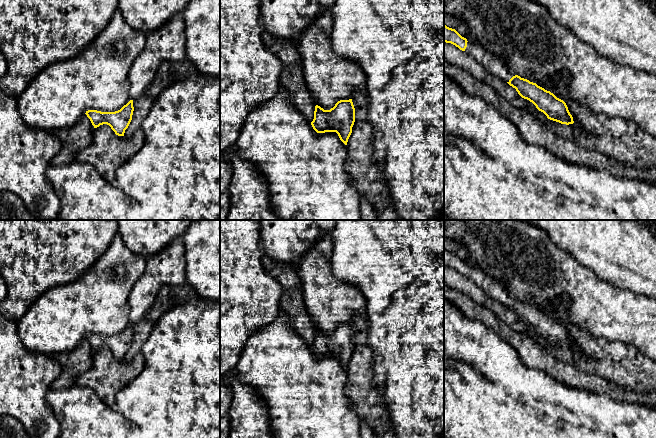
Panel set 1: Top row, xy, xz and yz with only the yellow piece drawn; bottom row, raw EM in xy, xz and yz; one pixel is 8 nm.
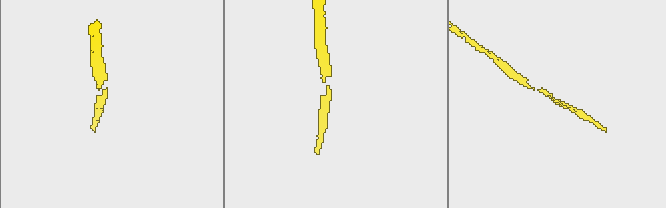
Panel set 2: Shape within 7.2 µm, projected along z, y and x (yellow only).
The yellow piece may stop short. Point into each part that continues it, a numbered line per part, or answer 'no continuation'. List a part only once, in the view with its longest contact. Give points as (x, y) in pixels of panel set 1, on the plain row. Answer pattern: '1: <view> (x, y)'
1: yz (495, 290)

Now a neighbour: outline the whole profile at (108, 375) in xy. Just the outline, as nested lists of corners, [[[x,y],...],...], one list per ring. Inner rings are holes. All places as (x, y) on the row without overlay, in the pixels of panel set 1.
[[[103,348],[94,352],[94,362],[94,365],[84,373],[84,380],[77,381],[76,385],[91,388],[109,407],[115,406],[118,392],[139,376],[145,367],[145,359],[141,351],[136,353],[131,362],[127,362],[116,359],[109,349]]]

